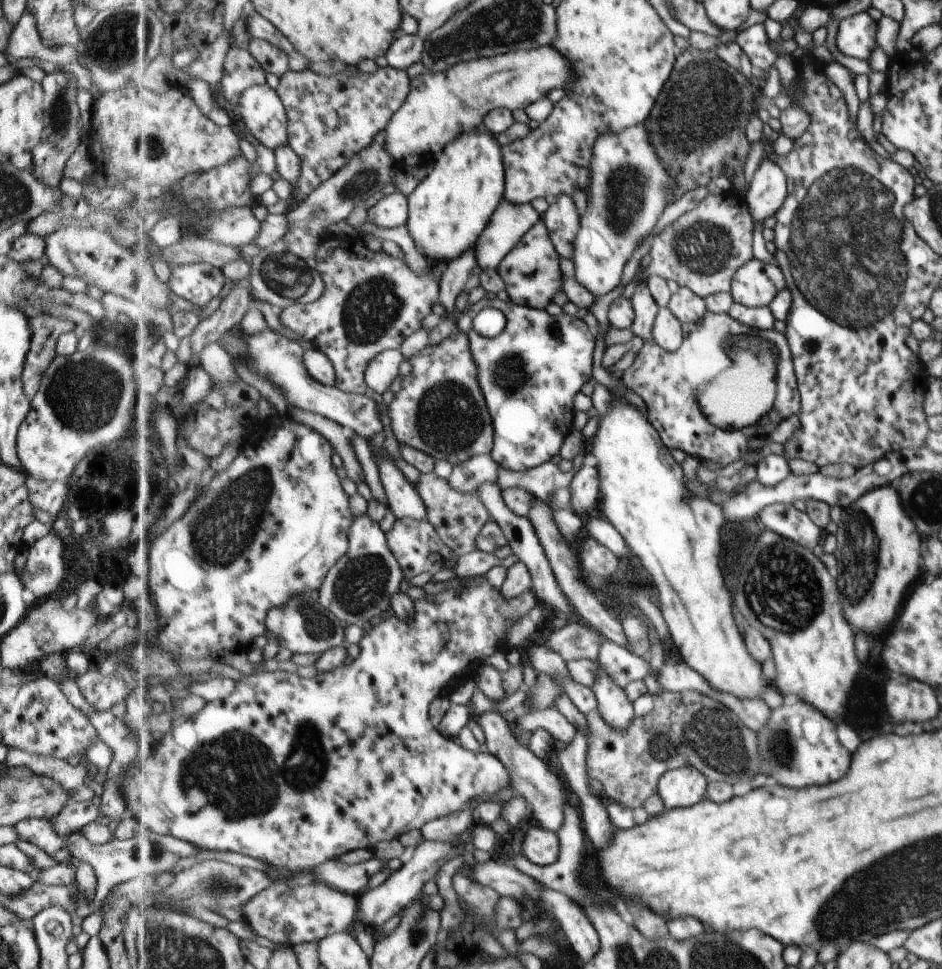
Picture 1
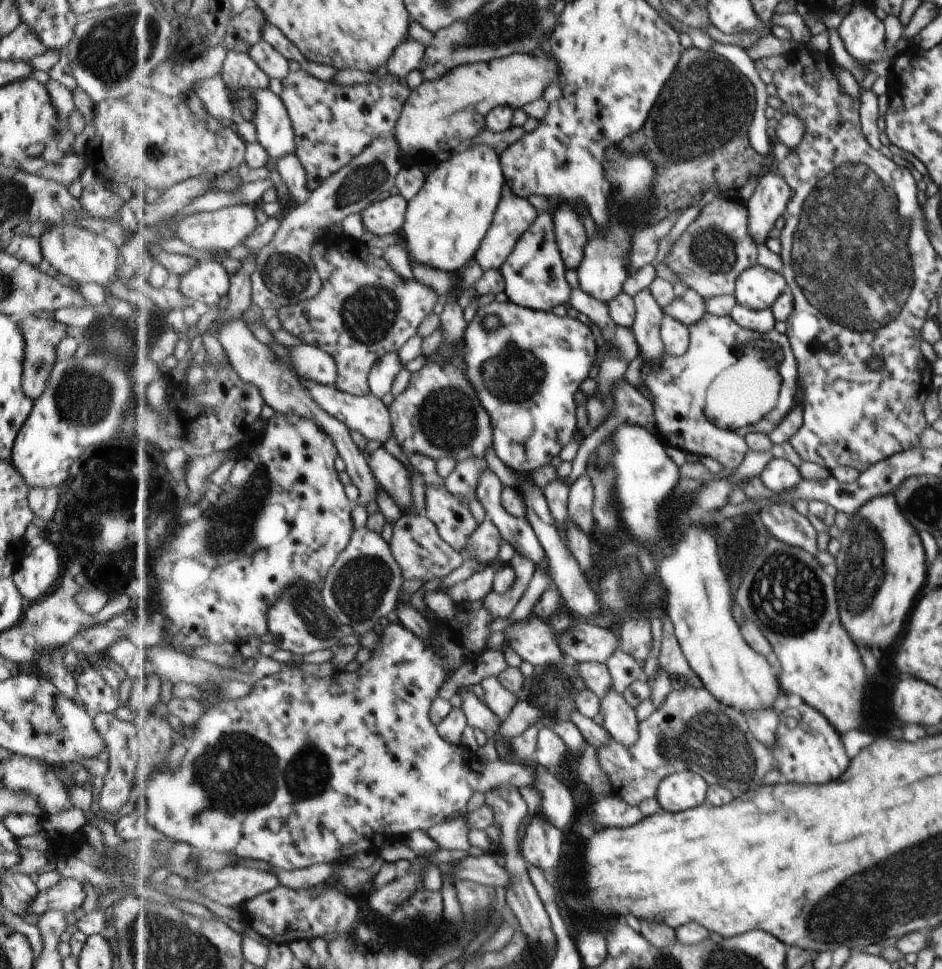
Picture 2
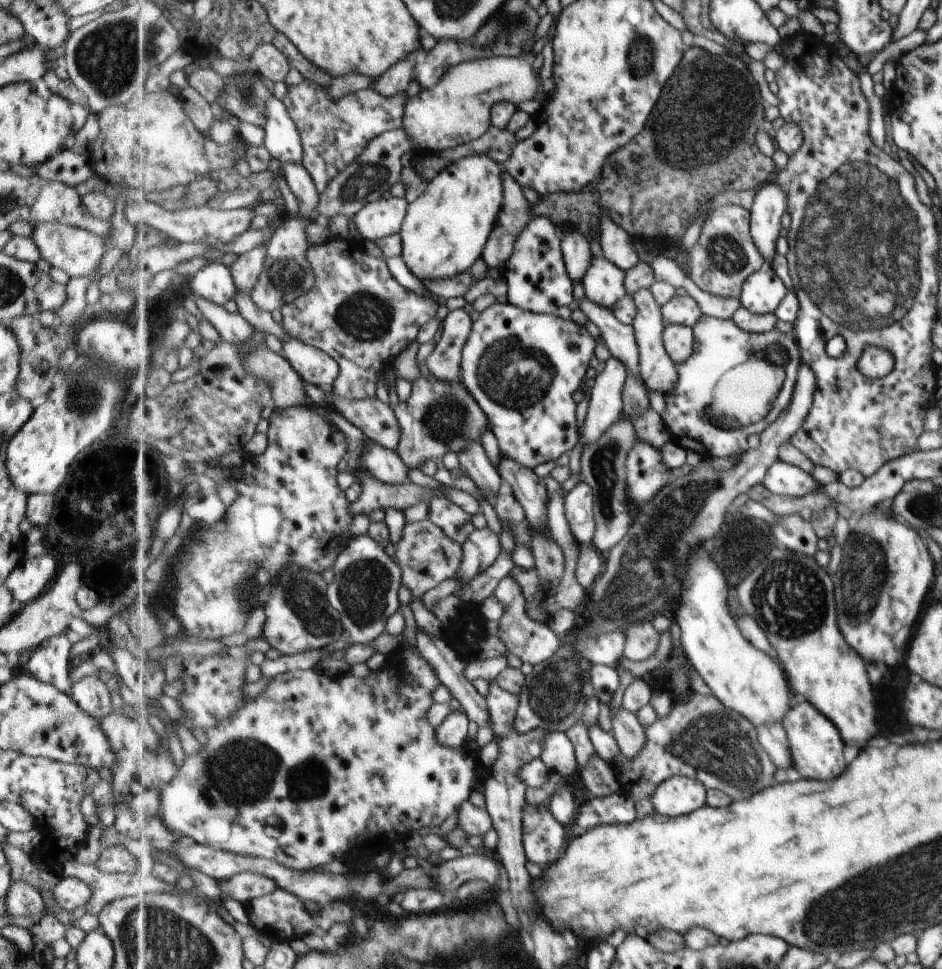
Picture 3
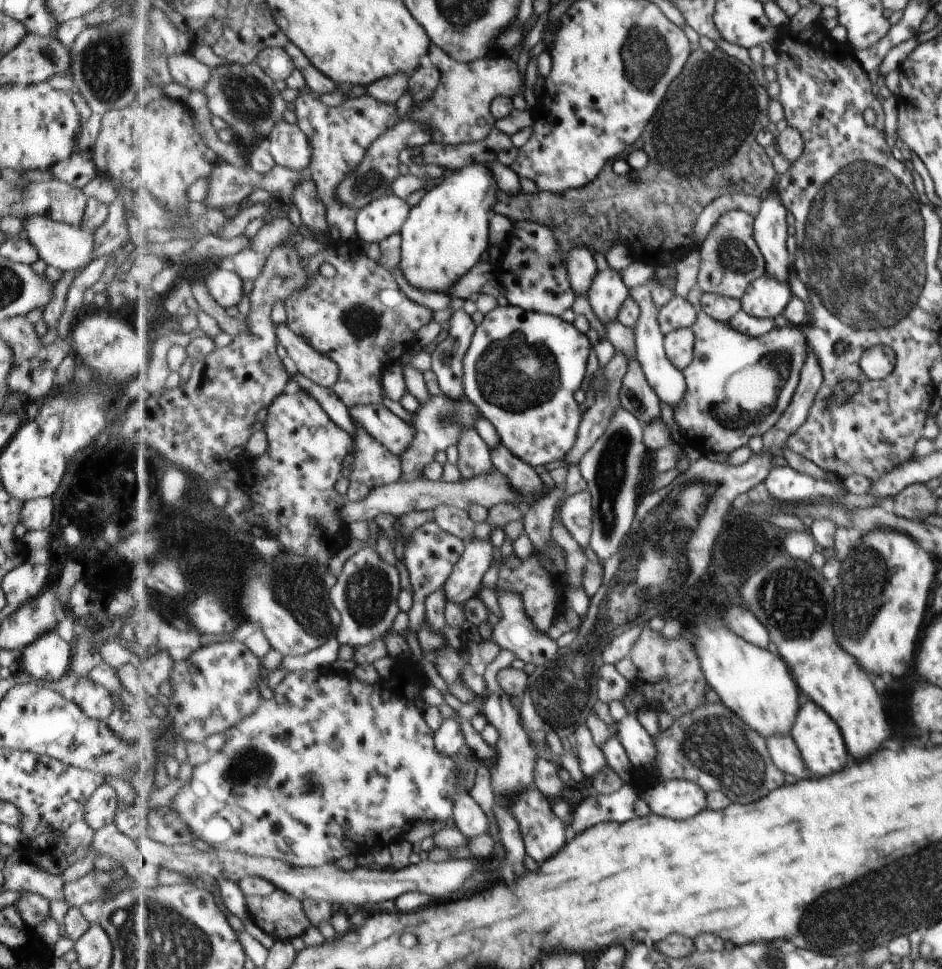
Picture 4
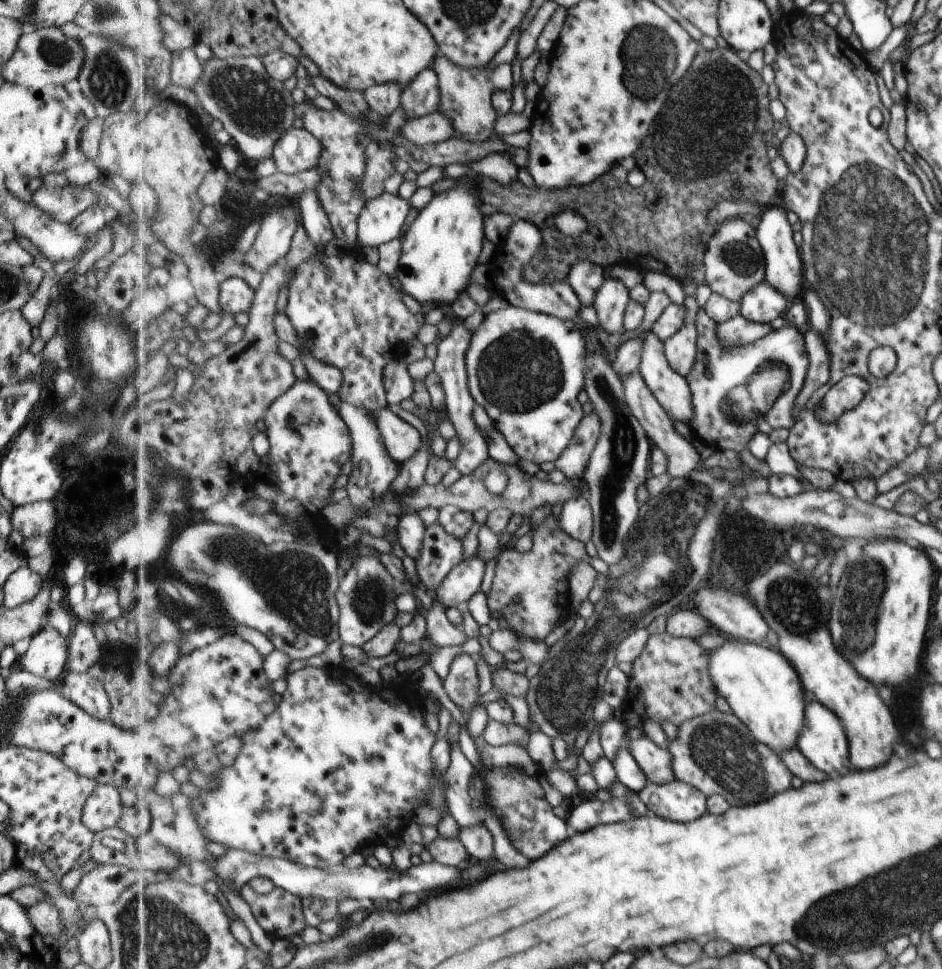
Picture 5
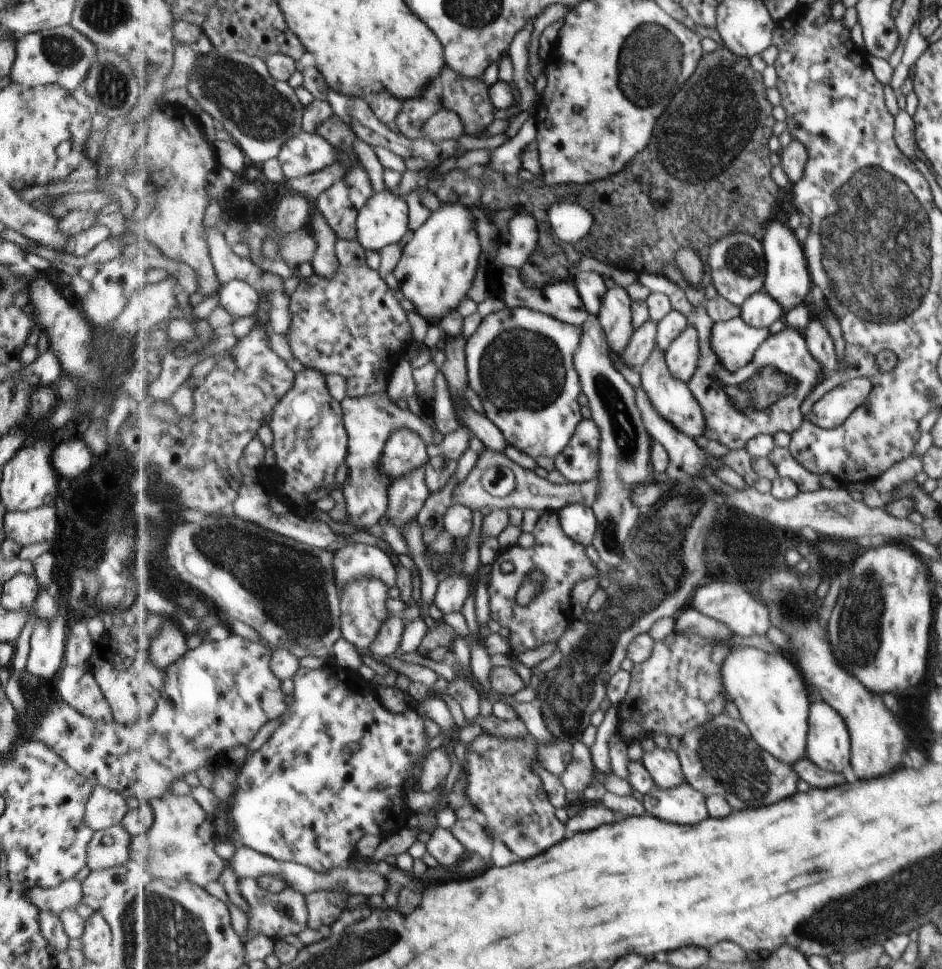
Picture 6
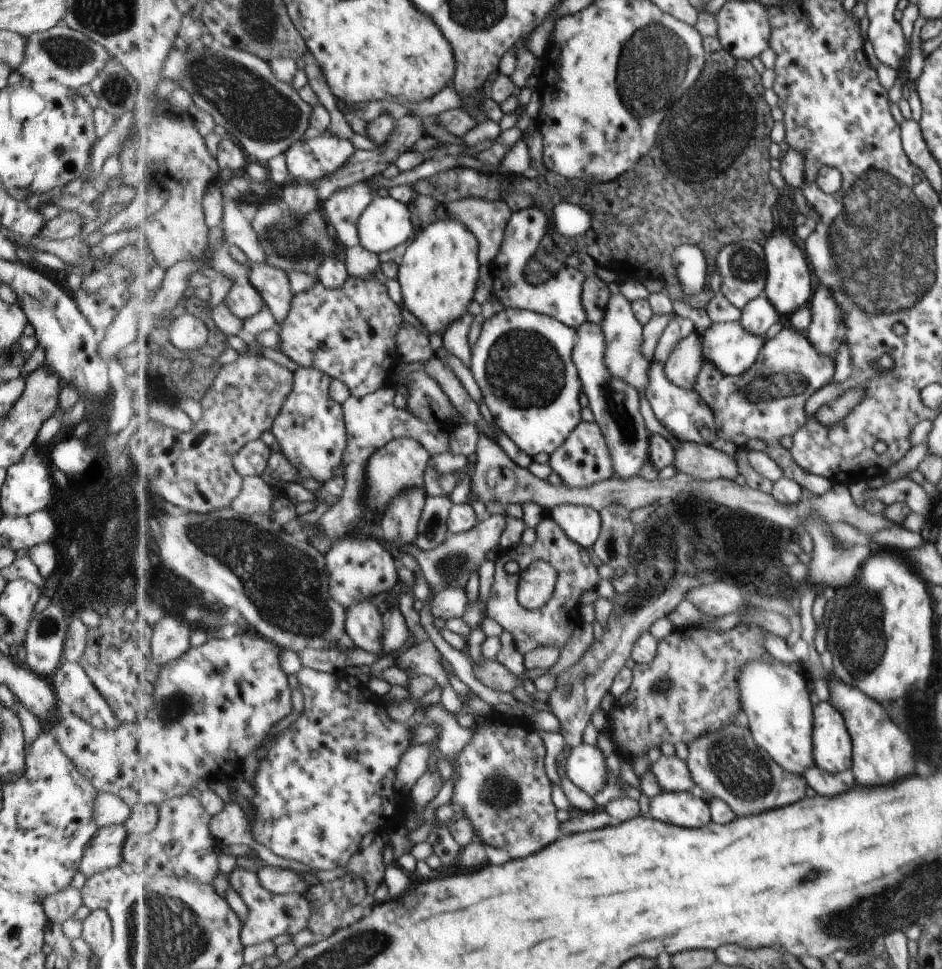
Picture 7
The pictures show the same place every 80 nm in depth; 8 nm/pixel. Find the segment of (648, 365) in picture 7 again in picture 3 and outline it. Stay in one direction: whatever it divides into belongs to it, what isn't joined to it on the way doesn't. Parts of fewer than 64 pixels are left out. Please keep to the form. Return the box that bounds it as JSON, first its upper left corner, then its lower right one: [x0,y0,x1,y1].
[581,254,628,310]

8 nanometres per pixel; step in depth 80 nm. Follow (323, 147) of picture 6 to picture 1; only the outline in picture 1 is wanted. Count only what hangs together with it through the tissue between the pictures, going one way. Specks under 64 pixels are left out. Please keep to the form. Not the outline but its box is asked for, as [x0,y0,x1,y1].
[234,84,289,151]

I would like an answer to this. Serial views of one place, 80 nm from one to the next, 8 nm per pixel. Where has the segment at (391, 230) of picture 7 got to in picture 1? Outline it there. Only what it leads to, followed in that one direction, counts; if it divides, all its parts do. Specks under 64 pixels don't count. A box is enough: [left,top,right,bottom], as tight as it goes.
[367,190,408,229]

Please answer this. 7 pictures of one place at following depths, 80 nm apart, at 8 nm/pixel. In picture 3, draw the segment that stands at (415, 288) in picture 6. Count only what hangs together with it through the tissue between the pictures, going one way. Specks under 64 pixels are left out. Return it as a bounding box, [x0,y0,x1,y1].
[401,154,504,280]

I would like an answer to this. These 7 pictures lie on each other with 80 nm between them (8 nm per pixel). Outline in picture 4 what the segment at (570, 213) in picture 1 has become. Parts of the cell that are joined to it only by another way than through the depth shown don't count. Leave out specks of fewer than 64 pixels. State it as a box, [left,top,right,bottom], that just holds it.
[566,247,599,298]

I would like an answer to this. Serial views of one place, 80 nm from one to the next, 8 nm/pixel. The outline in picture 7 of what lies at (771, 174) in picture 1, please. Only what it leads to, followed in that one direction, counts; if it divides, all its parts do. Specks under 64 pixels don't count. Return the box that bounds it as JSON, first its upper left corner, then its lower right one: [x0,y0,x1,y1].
[763,234,811,318]

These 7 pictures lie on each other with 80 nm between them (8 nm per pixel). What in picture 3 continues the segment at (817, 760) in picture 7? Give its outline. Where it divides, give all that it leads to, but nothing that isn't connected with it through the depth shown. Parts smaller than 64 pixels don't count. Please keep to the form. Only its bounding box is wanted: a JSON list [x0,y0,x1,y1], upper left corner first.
[782,701,845,780]

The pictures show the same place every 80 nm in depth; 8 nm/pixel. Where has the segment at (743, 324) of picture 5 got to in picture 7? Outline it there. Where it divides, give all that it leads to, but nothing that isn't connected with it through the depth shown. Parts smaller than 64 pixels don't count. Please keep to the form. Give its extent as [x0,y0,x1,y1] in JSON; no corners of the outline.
[701,322,765,375]

